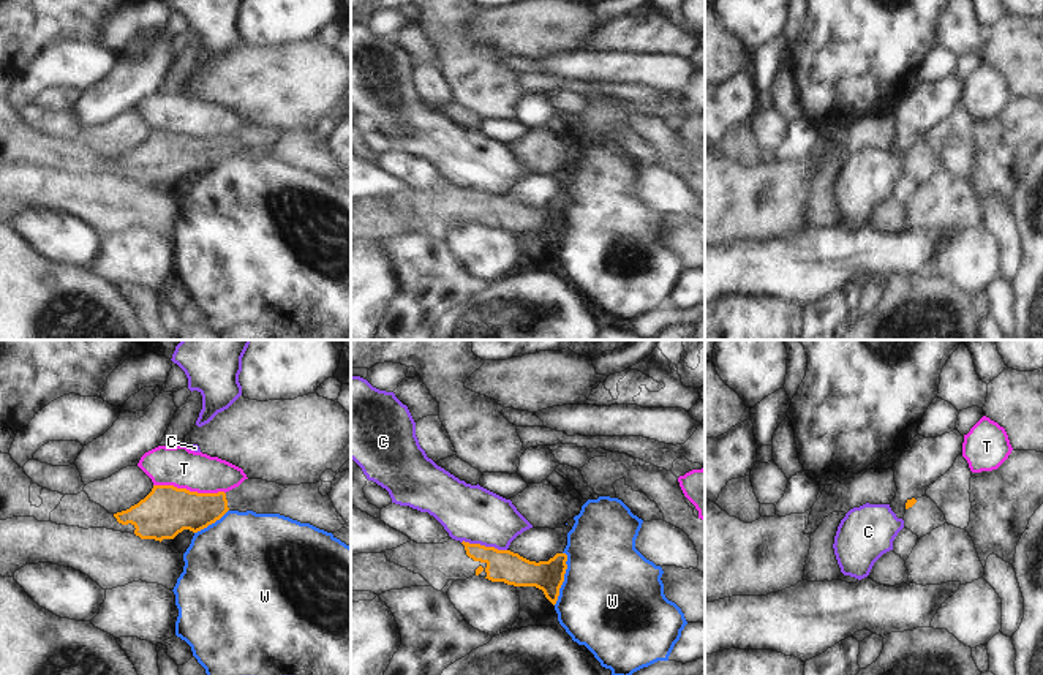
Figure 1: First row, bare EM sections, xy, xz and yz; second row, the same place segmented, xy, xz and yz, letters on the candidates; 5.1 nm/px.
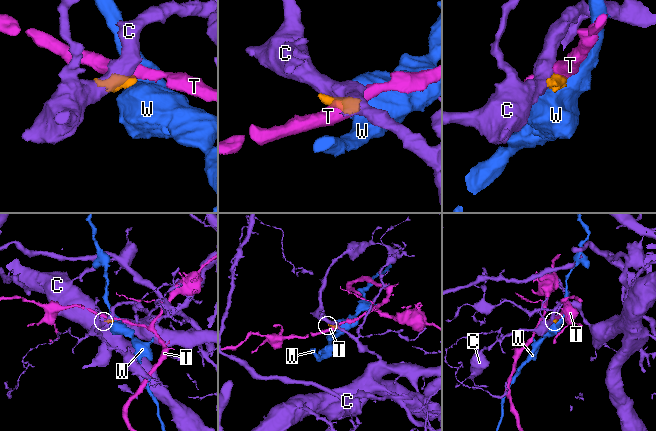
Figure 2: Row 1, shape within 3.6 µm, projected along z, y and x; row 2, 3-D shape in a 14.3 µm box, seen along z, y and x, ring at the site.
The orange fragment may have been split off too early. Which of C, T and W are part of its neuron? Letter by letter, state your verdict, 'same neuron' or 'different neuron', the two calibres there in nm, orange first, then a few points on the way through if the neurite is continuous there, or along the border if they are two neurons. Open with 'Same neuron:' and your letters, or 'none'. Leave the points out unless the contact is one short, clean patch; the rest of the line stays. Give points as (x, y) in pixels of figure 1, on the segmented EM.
Same neuron: none
C: different neuron; 160 nm thick on the orange side, 280 nm on the other
T: different neuron; 260 nm thick on the orange side, 200 nm on the other; border along xy (154, 484), (173, 484), (198, 492), (225, 493)
W: different neuron; 160 nm thick on the orange side, 500 nm on the other; border along xz (564, 552), (564, 580), (553, 604)

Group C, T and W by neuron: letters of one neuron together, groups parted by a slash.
C / T / W

